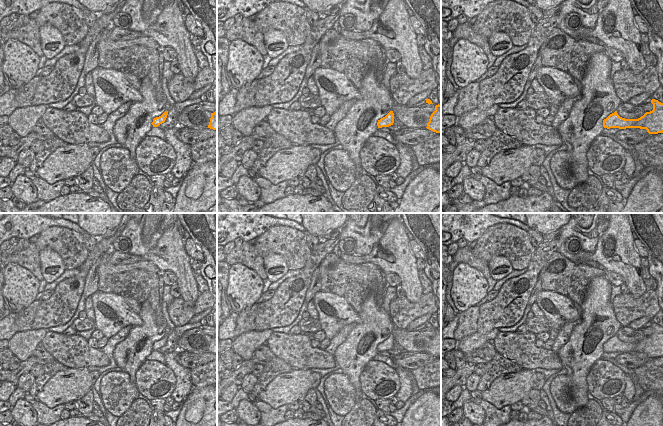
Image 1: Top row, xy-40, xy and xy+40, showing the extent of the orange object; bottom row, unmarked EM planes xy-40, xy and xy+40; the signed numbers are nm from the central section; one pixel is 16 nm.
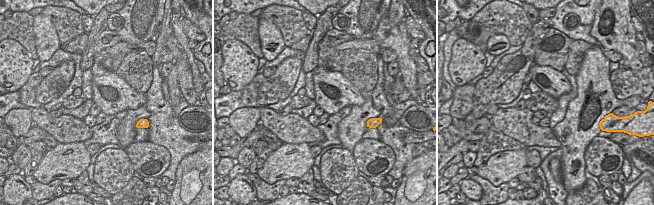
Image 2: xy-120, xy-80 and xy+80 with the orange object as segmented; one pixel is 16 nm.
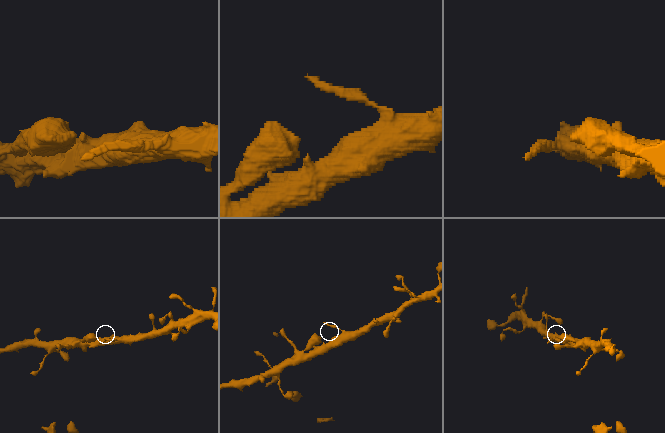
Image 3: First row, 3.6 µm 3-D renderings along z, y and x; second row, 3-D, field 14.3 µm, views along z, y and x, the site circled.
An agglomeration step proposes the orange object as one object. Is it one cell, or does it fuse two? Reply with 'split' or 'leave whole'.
leave whole

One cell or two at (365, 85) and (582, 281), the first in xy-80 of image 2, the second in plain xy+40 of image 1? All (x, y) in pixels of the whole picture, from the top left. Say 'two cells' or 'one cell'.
one cell

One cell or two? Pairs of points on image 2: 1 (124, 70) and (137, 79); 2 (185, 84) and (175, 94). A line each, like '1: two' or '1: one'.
1: one
2: two

